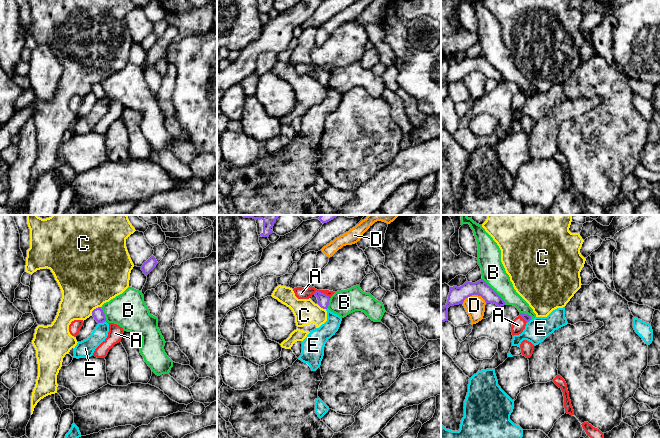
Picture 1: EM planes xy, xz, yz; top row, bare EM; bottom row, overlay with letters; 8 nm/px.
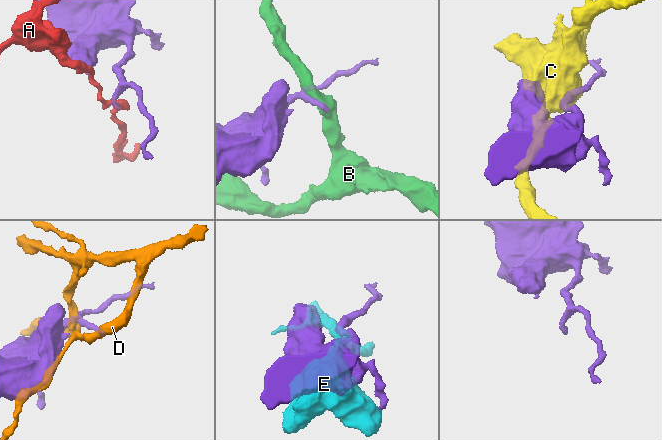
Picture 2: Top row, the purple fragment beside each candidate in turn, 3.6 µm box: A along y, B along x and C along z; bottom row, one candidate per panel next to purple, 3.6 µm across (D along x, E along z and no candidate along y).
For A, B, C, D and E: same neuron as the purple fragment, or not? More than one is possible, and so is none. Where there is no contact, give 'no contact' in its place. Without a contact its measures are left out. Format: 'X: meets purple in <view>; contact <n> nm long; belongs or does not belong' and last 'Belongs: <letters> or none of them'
A: meets purple in xz; contact 140 nm long; does not belong
B: meets purple in yz; contact 280 nm long; does not belong
C: meets purple in xy; contact 110 nm long; does not belong
D: meets purple in yz; contact 200 nm long; does not belong
E: meets purple in xy; contact 70 nm long; does not belong
Belongs: none of them

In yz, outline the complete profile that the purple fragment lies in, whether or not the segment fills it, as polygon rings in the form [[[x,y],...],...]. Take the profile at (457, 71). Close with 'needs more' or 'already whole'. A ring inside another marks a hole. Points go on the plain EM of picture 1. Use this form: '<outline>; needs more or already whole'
[[[483,56],[475,59],[465,58],[462,62],[450,63],[447,79],[441,83],[441,98],[448,96],[448,84],[463,80],[464,76],[472,71],[481,72],[486,79],[494,79],[498,83],[504,82],[504,76]]]; already whole

